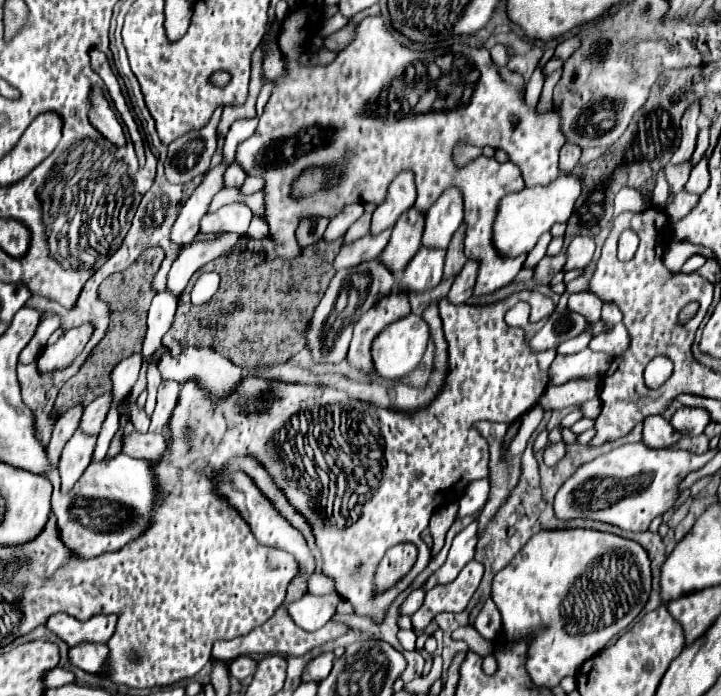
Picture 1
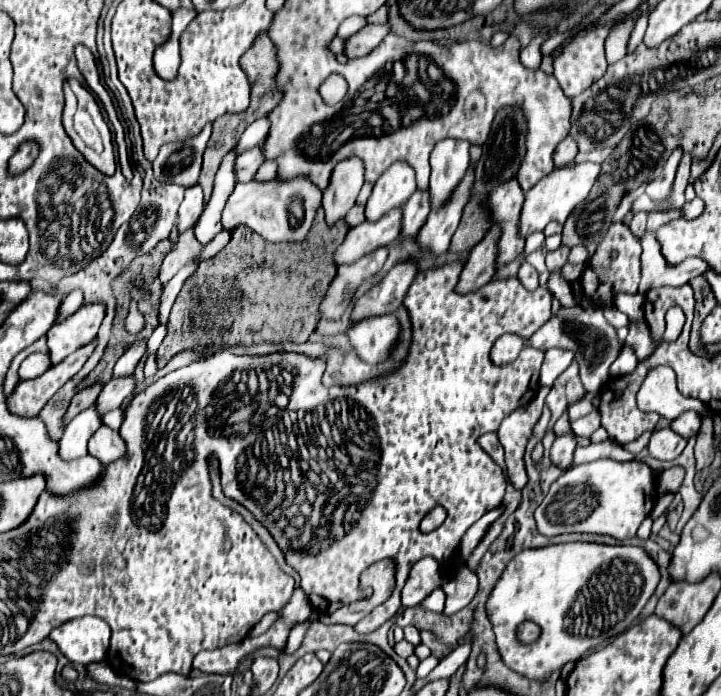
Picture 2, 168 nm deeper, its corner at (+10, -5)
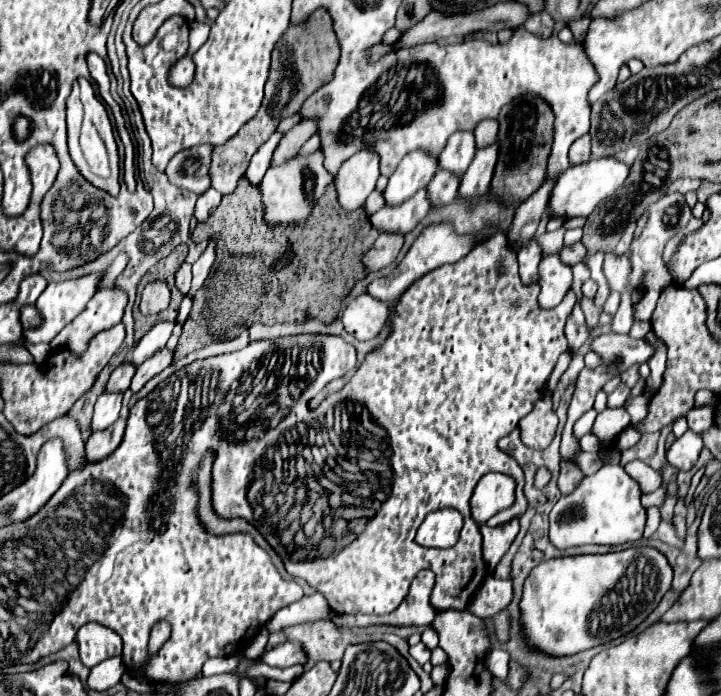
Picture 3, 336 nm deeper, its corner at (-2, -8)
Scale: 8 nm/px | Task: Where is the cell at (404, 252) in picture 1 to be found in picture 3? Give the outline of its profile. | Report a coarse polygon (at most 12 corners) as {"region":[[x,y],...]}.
{"region":[[438,169],[428,185],[432,209],[452,203],[460,179]]}

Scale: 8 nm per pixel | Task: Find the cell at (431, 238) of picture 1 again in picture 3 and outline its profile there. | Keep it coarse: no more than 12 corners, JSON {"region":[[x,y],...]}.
{"region":[[474,133],[448,139],[438,165],[462,177],[476,155]]}

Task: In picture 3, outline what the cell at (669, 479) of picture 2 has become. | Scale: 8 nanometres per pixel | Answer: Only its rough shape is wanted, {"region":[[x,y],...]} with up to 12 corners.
{"region":[[666,489],[642,495],[644,507],[662,507],[666,501]]}

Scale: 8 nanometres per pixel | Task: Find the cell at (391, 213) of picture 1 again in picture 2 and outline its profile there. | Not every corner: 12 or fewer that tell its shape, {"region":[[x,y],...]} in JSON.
{"region":[[394,162],[374,184],[366,218],[374,222],[404,206],[414,170]]}

